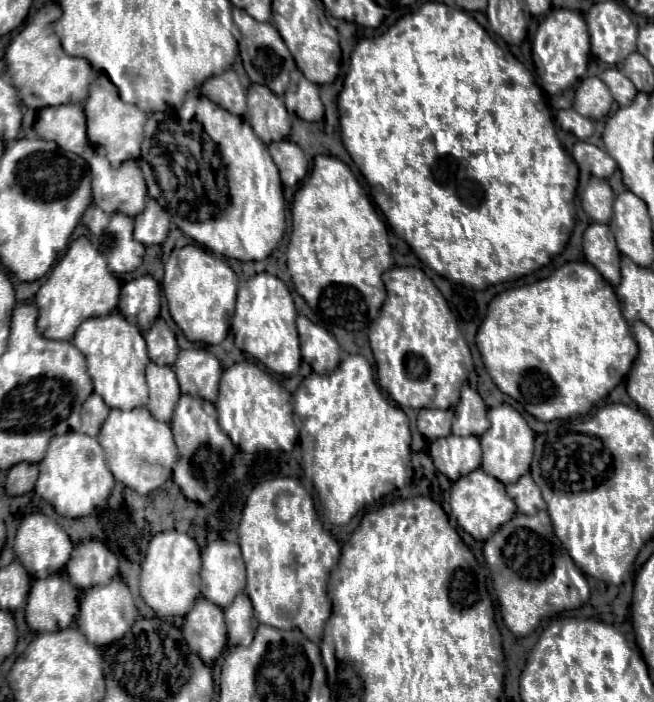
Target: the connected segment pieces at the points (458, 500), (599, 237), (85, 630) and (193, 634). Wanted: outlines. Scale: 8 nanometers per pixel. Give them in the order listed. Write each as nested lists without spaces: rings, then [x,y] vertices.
[[[482,468],[474,470],[472,474],[456,480],[452,484],[450,506],[452,506],[452,514],[456,516],[458,524],[478,542],[488,540],[504,522],[508,522],[508,518],[512,518],[516,514],[516,504],[506,494],[504,484],[498,482],[496,478],[492,478],[490,474],[484,474]]]
[[[590,224],[584,232],[584,254],[586,260],[612,284],[620,284],[620,252],[604,224]]]
[[[120,576],[112,578],[110,584],[104,586],[92,586],[90,590],[82,592],[80,596],[80,614],[76,616],[76,628],[92,642],[94,646],[108,646],[116,640],[120,640],[130,628],[136,618],[138,610],[134,606],[132,594],[128,586],[122,582]]]
[[[200,596],[194,608],[184,618],[182,634],[188,648],[198,654],[206,666],[212,666],[226,646],[222,608]]]

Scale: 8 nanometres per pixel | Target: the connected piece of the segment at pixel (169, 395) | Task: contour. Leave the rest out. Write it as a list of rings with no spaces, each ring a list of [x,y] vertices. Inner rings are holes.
[[[154,362],[146,368],[146,382],[150,388],[150,414],[160,422],[170,422],[174,406],[180,398],[180,388],[172,366],[158,366]]]

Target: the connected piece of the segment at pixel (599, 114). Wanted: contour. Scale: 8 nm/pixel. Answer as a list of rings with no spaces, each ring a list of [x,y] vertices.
[[[592,76],[580,82],[574,98],[574,110],[578,114],[590,120],[600,120],[610,112],[610,106],[612,106],[612,94],[600,78]]]

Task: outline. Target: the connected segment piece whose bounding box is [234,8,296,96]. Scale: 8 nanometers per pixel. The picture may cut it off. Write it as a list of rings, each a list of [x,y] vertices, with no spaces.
[[[234,8],[234,24],[242,32],[240,56],[242,56],[242,62],[244,62],[244,68],[248,72],[250,80],[254,84],[268,86],[278,96],[284,96],[284,90],[290,82],[290,72],[296,68],[296,64],[294,64],[294,58],[292,58],[290,50],[286,48],[284,40],[280,38],[276,26],[270,24],[270,22],[258,22],[240,8]]]

